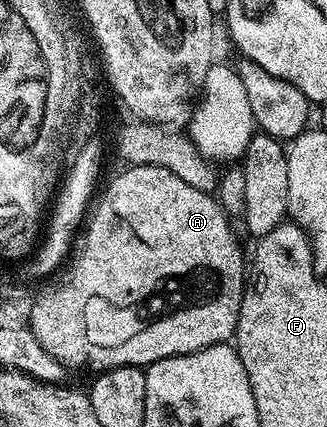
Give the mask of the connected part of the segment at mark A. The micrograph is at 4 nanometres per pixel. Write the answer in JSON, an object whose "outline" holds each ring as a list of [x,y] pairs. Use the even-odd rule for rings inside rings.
{"outline":[[[130,165],[130,166],[127,166],[127,167],[124,167],[124,168],[121,168],[121,170],[122,170],[122,171],[121,171],[121,173],[120,173],[120,174],[118,174],[118,175],[117,175],[117,177],[116,177],[116,178],[114,178],[114,179],[113,179],[113,181],[112,181],[112,182],[110,182],[110,183],[109,183],[109,185],[108,185],[108,186],[106,186],[106,187],[105,187],[105,189],[104,189],[104,194],[102,194],[102,195],[101,195],[101,197],[100,197],[100,202],[98,202],[98,203],[97,203],[97,205],[96,205],[96,210],[94,210],[94,209],[95,209],[95,205],[94,205],[94,208],[93,208],[93,209],[92,209],[92,210],[91,210],[91,213],[90,213],[90,216],[89,216],[89,217],[88,217],[88,218],[87,218],[87,221],[86,221],[86,227],[87,227],[87,225],[88,225],[88,230],[86,230],[86,231],[85,231],[85,229],[84,229],[84,230],[83,230],[83,233],[82,233],[82,237],[83,237],[83,235],[84,235],[84,246],[82,246],[82,247],[81,247],[81,249],[80,249],[80,254],[78,254],[78,255],[77,255],[77,257],[76,257],[76,258],[74,258],[74,257],[75,257],[75,256],[73,256],[73,257],[72,257],[72,258],[71,258],[71,261],[70,261],[70,264],[71,264],[71,263],[72,263],[72,266],[70,266],[70,267],[69,267],[69,269],[68,269],[68,274],[66,274],[66,275],[65,275],[65,277],[64,277],[64,278],[62,278],[62,279],[61,279],[61,281],[56,281],[56,280],[53,280],[53,281],[52,281],[52,282],[51,282],[51,283],[48,283],[48,284],[52,284],[52,283],[53,283],[53,285],[48,285],[48,286],[46,286],[46,287],[45,287],[45,289],[44,289],[44,286],[43,286],[43,288],[41,288],[41,289],[40,289],[40,290],[39,290],[39,293],[38,293],[38,296],[37,296],[37,297],[36,297],[36,298],[35,298],[35,301],[34,301],[34,303],[33,303],[33,311],[32,311],[32,318],[31,318],[31,322],[30,322],[30,328],[31,328],[31,331],[32,331],[32,334],[33,334],[33,335],[34,335],[34,336],[36,336],[36,338],[37,338],[37,339],[38,339],[38,341],[39,341],[39,342],[40,342],[40,343],[42,343],[42,347],[46,347],[46,351],[50,351],[50,353],[51,353],[51,354],[52,354],[52,355],[54,355],[54,357],[55,357],[55,358],[56,358],[56,359],[58,359],[58,360],[59,360],[59,361],[61,361],[61,362],[63,362],[63,364],[64,364],[64,365],[65,365],[65,366],[66,366],[66,367],[67,367],[67,368],[68,368],[68,369],[69,369],[69,370],[72,370],[72,369],[92,369],[92,370],[91,370],[91,371],[103,371],[103,370],[105,370],[105,369],[117,369],[117,368],[118,368],[118,367],[126,367],[126,366],[127,366],[127,365],[138,365],[138,366],[141,366],[141,367],[147,367],[147,366],[150,366],[150,365],[152,365],[152,364],[153,364],[153,363],[154,363],[154,362],[156,362],[156,361],[157,361],[157,360],[158,360],[158,359],[170,359],[170,358],[171,358],[171,357],[177,357],[177,356],[178,356],[178,355],[190,355],[190,354],[191,354],[191,353],[197,353],[197,352],[198,352],[198,351],[202,351],[202,350],[203,350],[203,349],[205,349],[205,348],[206,348],[206,347],[214,347],[214,346],[215,346],[215,345],[223,345],[223,344],[225,344],[225,343],[228,343],[228,342],[231,342],[231,341],[232,341],[232,340],[233,340],[233,337],[234,337],[234,334],[235,334],[235,331],[236,331],[236,324],[237,324],[237,323],[238,323],[238,311],[239,311],[239,310],[240,310],[240,304],[241,304],[241,303],[242,303],[242,299],[243,299],[243,298],[244,298],[244,290],[245,290],[245,288],[246,288],[246,253],[243,253],[243,251],[242,251],[242,250],[240,250],[240,245],[239,245],[239,243],[238,243],[238,242],[236,242],[236,237],[235,237],[235,235],[234,235],[234,234],[232,234],[232,225],[233,225],[233,222],[232,222],[232,221],[231,221],[231,220],[230,220],[230,218],[229,218],[229,216],[228,216],[228,214],[227,214],[227,213],[224,213],[224,211],[223,211],[223,207],[222,207],[222,206],[220,206],[220,202],[218,202],[218,201],[217,201],[217,198],[216,198],[216,197],[215,197],[215,196],[213,196],[213,194],[211,194],[211,193],[203,193],[203,192],[202,192],[202,191],[198,191],[198,187],[190,187],[190,183],[186,183],[186,182],[185,182],[185,181],[183,181],[183,180],[182,180],[182,179],[178,179],[178,175],[174,175],[174,174],[173,174],[173,173],[171,173],[171,172],[170,172],[170,171],[166,171],[166,170],[165,170],[165,169],[163,169],[163,168],[162,168],[162,167],[154,167],[154,166],[153,166],[153,165]]]}

